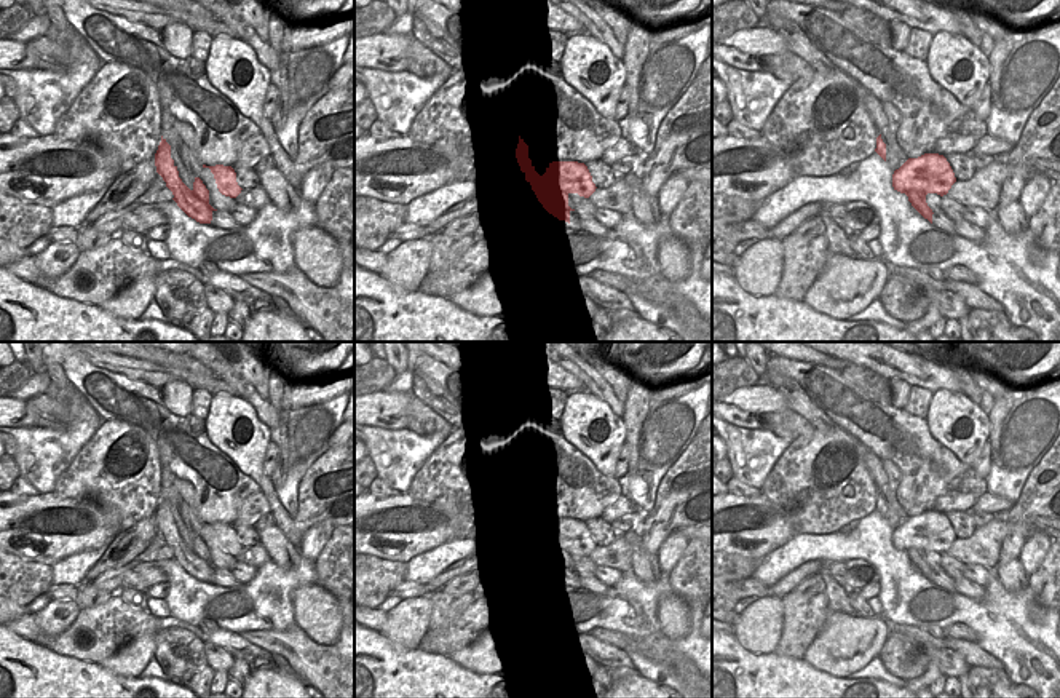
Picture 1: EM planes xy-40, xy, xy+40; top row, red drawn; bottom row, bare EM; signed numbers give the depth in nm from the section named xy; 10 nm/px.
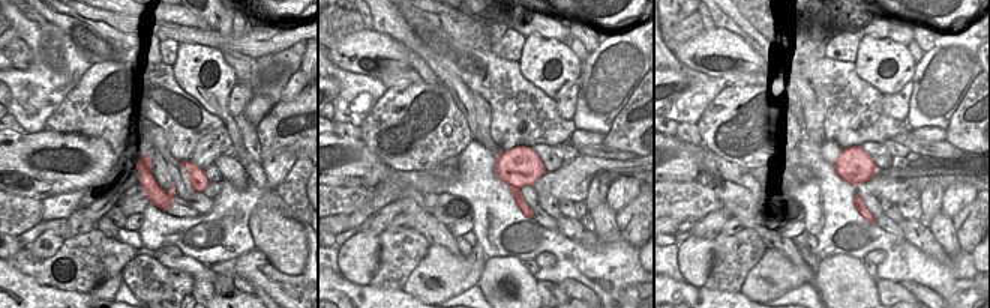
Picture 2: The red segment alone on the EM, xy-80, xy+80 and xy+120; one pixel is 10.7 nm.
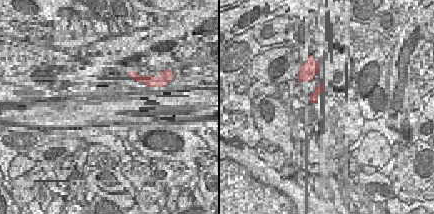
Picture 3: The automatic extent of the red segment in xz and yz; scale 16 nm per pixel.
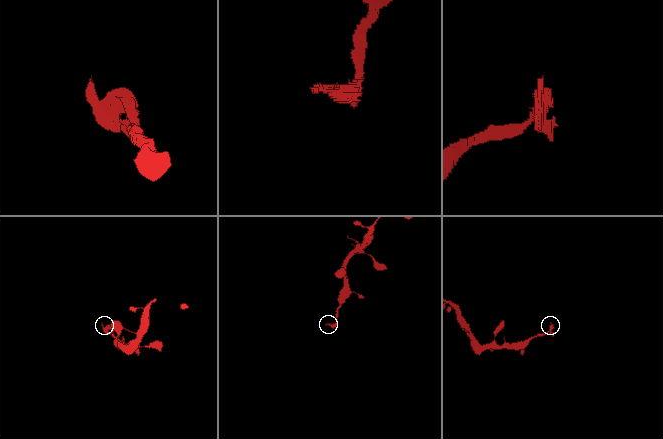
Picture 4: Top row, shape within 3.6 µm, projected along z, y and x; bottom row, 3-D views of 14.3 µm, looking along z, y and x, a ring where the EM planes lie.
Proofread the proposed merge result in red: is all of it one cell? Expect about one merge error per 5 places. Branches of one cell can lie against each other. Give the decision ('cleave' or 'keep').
cleave

